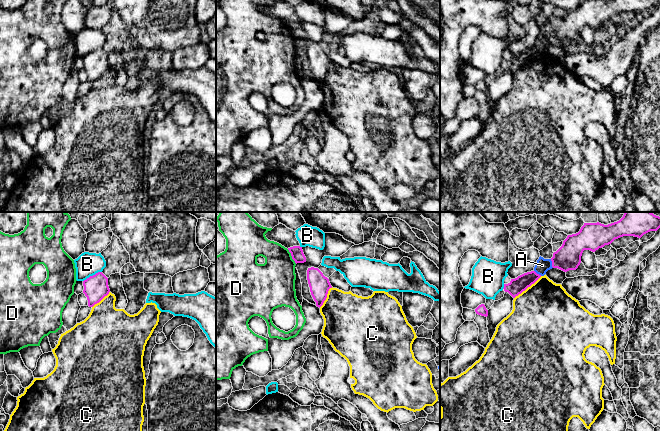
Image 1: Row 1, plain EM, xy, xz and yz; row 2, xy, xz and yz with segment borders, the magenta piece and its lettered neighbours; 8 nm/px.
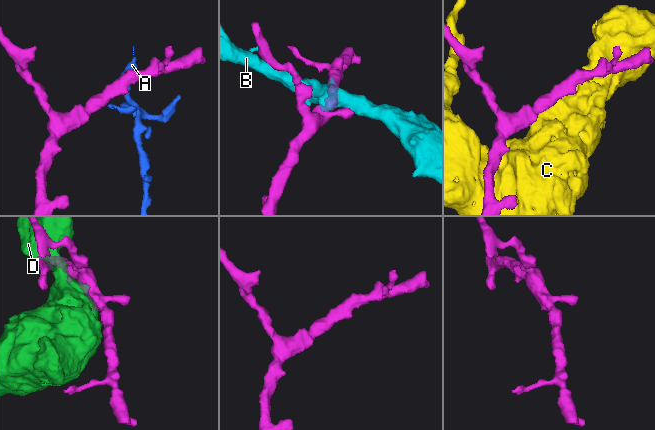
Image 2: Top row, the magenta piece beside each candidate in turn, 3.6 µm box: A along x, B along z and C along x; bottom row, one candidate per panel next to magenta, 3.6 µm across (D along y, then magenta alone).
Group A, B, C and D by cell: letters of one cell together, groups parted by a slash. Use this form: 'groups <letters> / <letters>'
groups A / B / C / D

